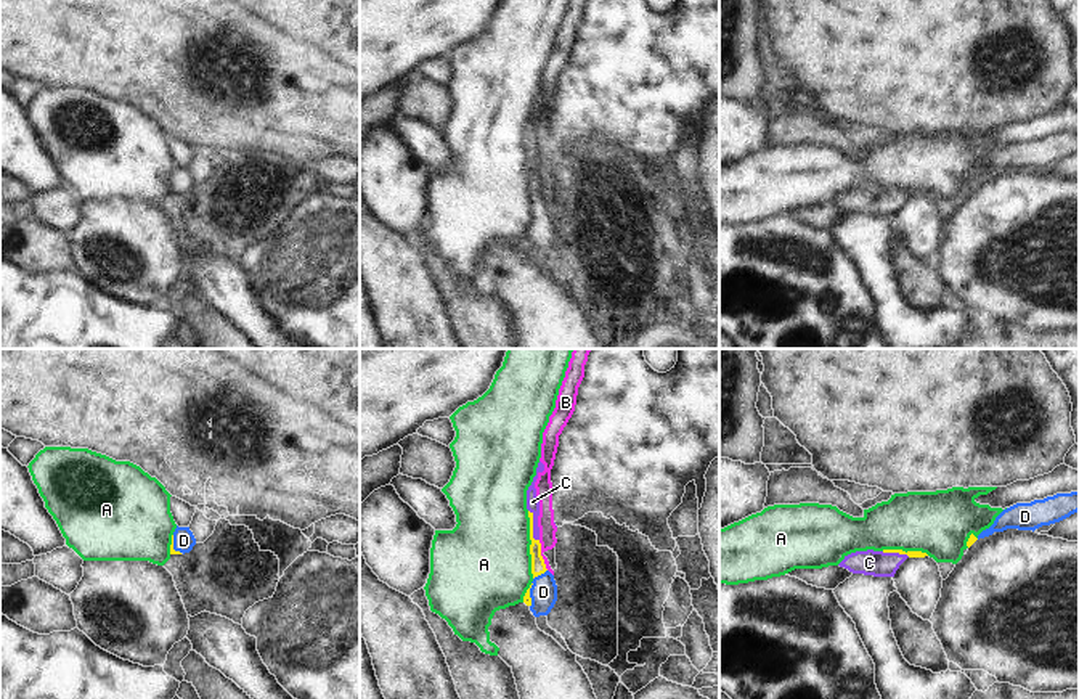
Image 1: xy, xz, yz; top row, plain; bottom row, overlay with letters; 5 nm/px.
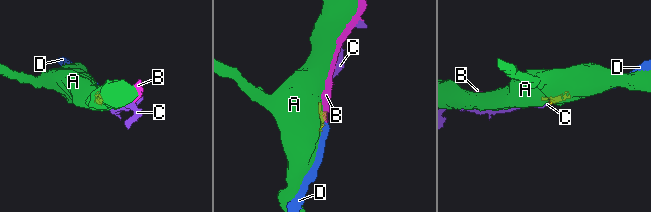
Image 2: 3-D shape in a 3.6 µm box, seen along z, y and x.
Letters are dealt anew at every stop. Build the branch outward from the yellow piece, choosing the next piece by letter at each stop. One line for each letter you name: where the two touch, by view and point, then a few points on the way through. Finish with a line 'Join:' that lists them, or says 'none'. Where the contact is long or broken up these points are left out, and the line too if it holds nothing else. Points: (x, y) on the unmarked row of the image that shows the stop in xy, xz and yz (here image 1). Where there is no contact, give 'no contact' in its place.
C: meets yellow in xz at (532, 166); runs through xz (538, 206), (532, 166), (532, 142)
D: meets yellow in xz at (540, 214); runs through xz (538, 206), (540, 214), (543, 232)
Join: C, D

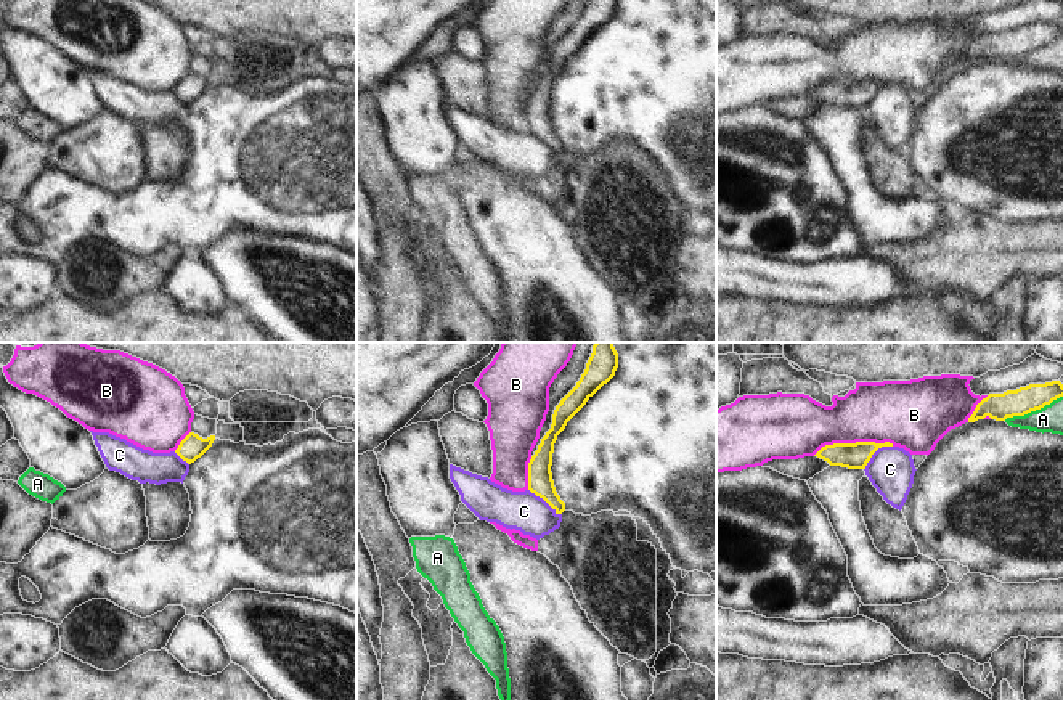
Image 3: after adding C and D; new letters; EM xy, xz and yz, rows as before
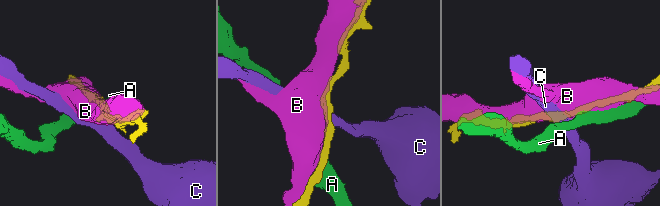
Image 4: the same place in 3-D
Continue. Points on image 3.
Join: none

